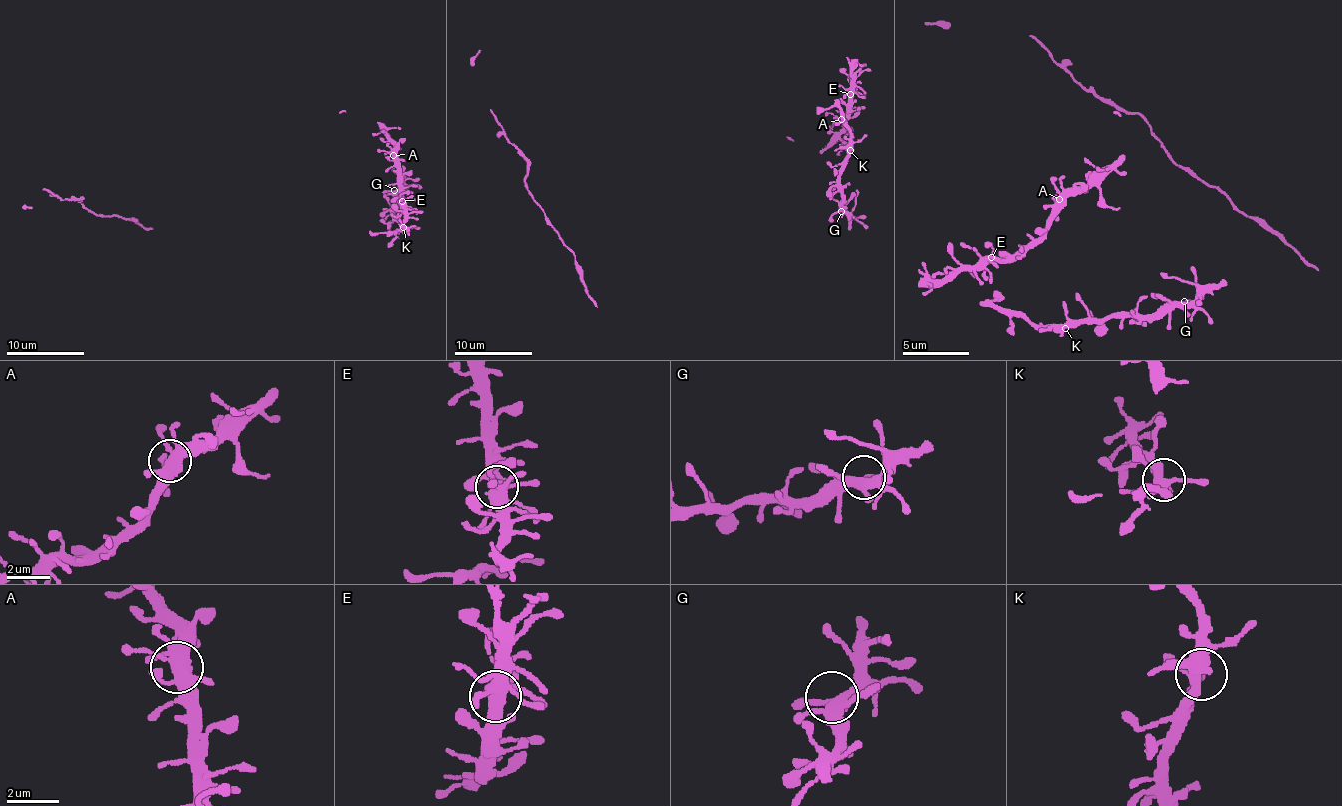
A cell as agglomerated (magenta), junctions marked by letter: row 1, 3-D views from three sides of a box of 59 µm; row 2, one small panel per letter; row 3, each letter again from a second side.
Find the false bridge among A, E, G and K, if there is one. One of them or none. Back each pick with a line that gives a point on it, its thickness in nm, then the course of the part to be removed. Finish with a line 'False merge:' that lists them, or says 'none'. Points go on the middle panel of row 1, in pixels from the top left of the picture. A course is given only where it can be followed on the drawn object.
False merge: none

